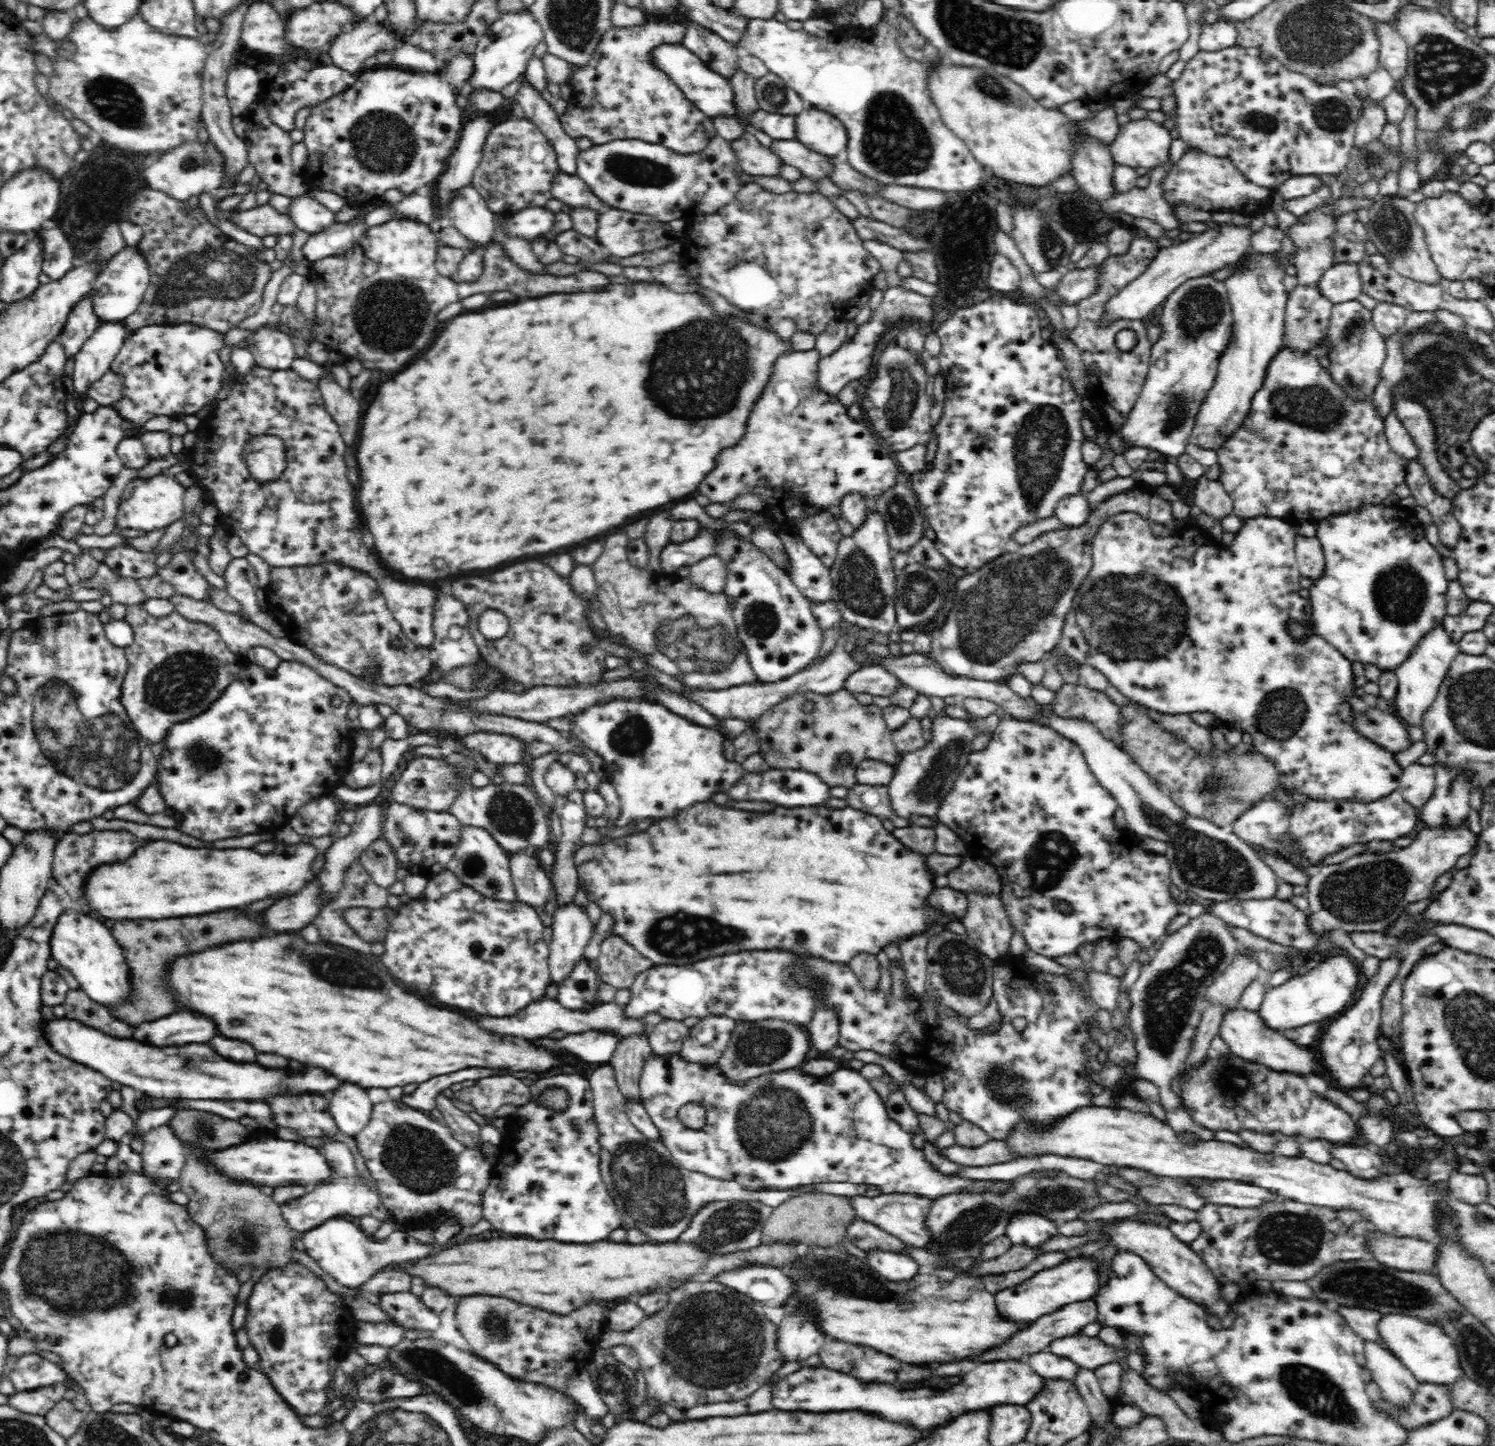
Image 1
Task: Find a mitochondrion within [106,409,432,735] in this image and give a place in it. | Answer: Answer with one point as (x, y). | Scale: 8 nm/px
(182, 682)

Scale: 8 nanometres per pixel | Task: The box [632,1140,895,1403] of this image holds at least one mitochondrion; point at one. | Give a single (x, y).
(727, 1323)

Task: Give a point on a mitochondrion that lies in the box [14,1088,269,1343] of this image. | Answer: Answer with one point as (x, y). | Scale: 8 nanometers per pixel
(86, 1274)

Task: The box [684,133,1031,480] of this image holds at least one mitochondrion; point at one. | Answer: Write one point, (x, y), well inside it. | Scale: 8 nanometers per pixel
(900, 399)

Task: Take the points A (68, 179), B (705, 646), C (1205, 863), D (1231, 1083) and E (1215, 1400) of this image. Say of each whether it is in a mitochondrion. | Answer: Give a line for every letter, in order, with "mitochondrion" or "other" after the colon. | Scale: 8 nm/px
A: other
B: mitochondrion
C: mitochondrion
D: mitochondrion
E: other

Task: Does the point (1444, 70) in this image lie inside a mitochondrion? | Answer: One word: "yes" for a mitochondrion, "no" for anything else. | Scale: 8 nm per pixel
yes

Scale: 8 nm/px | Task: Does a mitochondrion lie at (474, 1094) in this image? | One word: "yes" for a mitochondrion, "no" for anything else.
yes

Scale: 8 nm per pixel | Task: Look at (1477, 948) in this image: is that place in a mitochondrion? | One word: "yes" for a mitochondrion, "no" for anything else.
no

